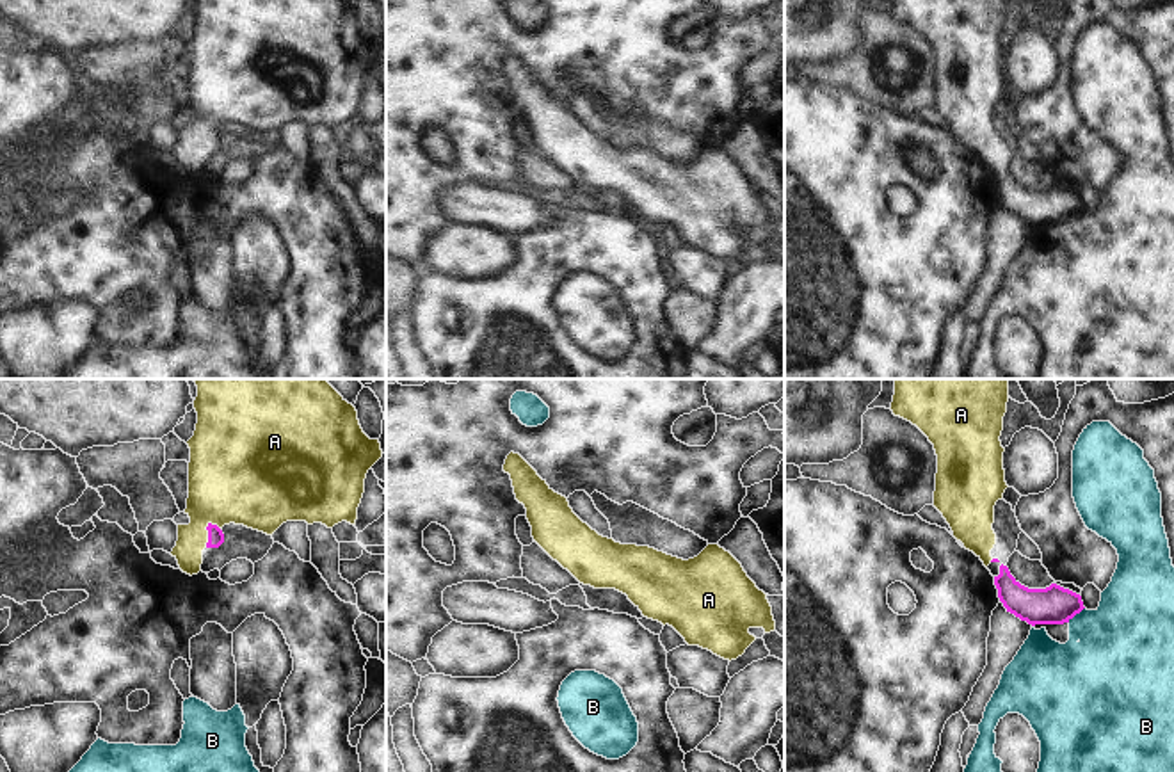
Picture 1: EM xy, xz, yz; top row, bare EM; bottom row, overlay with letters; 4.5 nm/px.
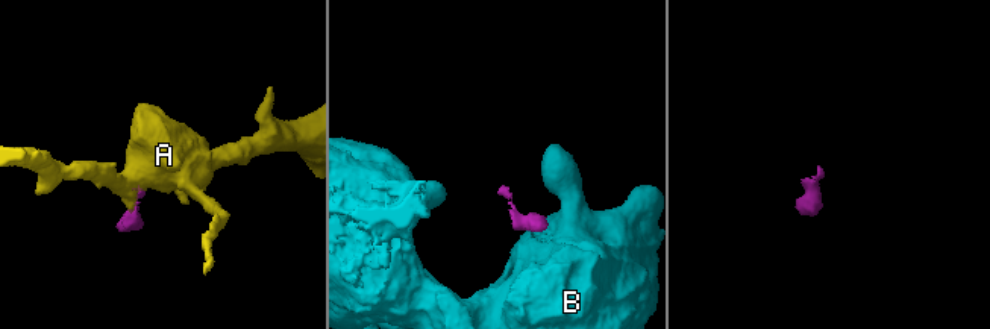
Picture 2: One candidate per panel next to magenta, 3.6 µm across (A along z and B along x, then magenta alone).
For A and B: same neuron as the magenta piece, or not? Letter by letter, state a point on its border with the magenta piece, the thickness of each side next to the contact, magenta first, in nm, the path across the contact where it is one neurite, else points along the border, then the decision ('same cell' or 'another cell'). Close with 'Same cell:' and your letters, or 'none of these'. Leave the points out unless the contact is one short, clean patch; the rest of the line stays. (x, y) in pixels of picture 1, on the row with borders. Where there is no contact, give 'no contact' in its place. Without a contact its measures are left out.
A: xy (209, 534) | 80/360 nm | across xy (216, 538), (209, 534), (209, 507), (228, 482) | same cell
B: yz (1075, 614) | 180/380 nm | along yz (1084, 607), (1068, 621) | another cell
Same cell: A

